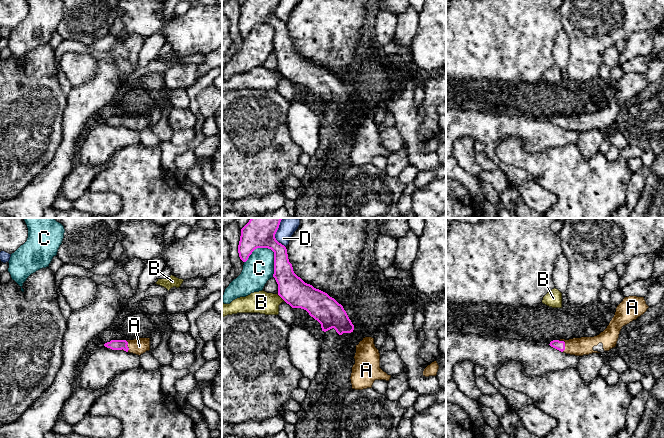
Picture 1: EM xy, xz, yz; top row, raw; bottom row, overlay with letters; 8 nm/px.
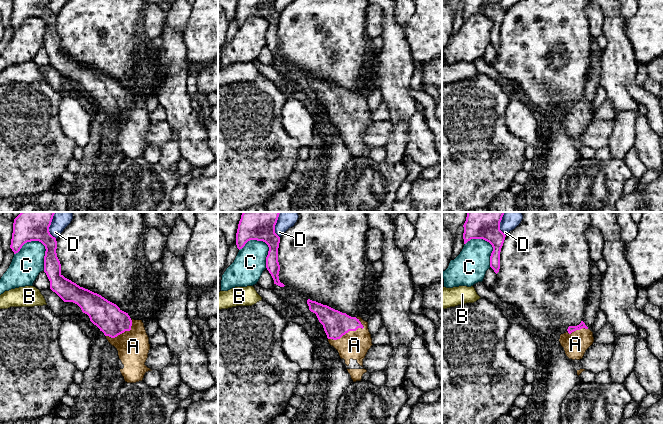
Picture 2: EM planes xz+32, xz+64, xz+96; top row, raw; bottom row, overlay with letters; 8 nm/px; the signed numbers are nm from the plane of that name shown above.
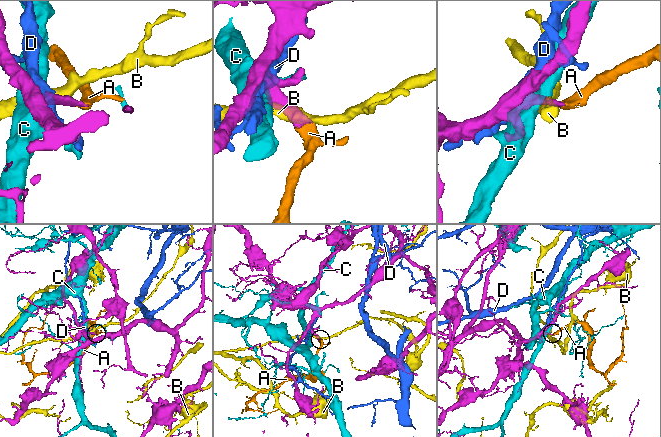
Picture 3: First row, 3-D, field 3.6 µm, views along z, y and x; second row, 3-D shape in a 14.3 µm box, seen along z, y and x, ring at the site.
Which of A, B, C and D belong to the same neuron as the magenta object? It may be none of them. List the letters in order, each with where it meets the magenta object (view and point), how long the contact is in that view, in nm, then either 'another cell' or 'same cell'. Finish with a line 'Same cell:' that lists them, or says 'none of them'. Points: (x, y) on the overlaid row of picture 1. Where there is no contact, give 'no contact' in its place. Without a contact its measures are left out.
A: yz (564, 344) | 100 nm | same cell
B: xz (281, 297) | 100 nm | another cell
C: xz (270, 248) | 280 nm | another cell
D: xz (275, 233) | 240 nm | another cell
Same cell: A

